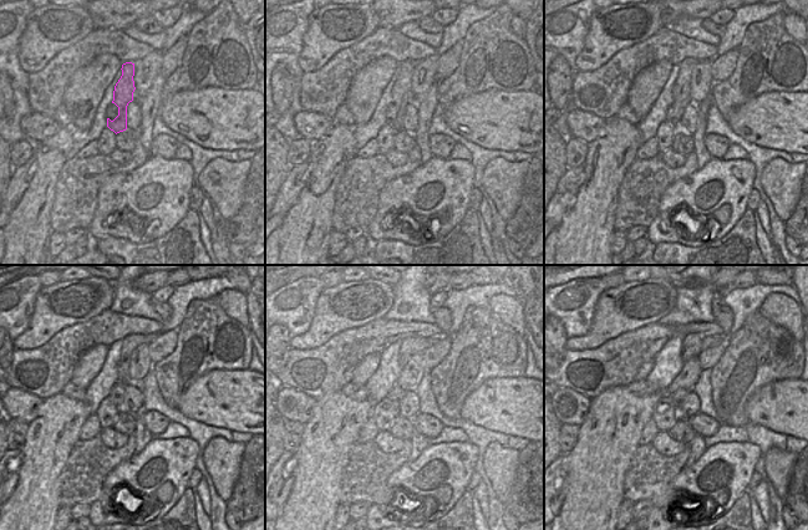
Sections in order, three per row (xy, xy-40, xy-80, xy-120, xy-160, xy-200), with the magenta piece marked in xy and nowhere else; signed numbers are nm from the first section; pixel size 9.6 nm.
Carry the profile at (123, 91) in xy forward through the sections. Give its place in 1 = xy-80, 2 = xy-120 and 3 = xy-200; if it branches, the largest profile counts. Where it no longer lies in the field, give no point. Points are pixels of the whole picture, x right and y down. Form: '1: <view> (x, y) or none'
1: xy-80 (681, 87)
2: xy-120 (130, 344)
3: xy-200 (692, 345)

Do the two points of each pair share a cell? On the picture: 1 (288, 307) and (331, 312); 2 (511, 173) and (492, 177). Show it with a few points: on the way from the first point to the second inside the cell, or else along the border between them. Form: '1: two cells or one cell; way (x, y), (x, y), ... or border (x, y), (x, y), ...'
1: two cells; border (325, 288), (318, 297), (310, 326), (298, 335)
2: one cell; way (506, 177), (497, 177)

